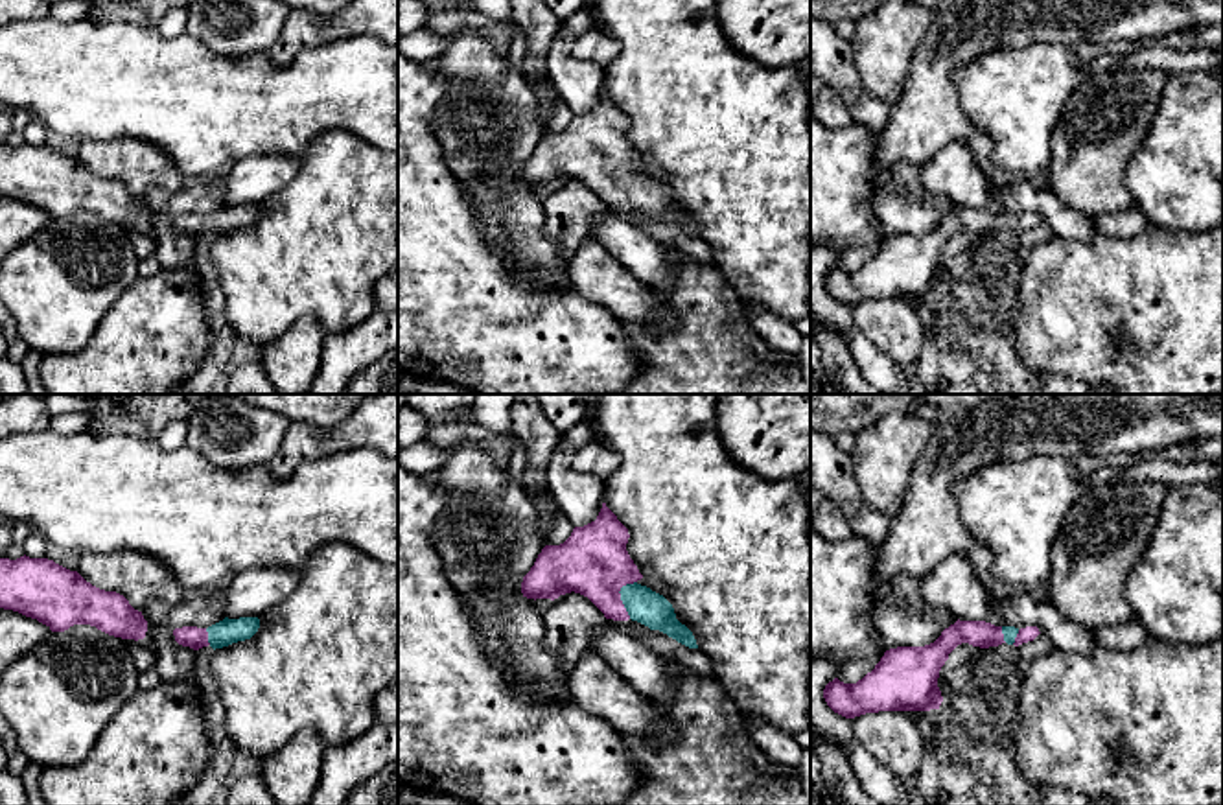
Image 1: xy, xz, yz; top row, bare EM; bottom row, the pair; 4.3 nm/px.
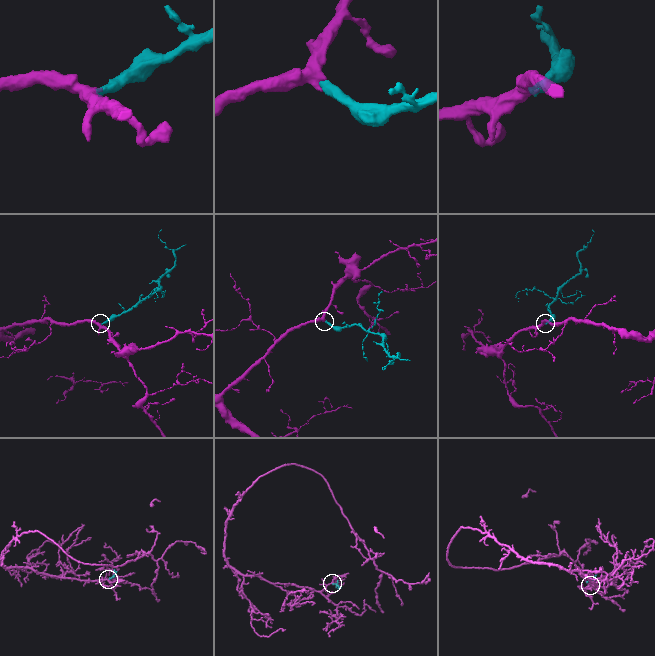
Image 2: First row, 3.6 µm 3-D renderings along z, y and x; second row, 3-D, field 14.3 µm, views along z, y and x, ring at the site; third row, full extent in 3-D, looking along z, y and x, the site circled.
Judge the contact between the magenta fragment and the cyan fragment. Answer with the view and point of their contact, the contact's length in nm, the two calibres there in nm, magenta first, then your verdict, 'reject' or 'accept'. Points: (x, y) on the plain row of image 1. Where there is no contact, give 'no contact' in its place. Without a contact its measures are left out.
xz (619, 183) | 170 nm | 300/150 nm | accept

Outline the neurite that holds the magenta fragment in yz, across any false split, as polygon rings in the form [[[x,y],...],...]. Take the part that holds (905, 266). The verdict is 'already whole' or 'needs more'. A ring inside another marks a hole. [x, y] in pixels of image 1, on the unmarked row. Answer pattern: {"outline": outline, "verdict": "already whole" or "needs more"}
{"outline": [[[958,206],[930,232],[886,238],[875,256],[856,271],[834,265],[825,273],[823,286],[834,300],[845,306],[879,298],[939,297],[943,289],[938,274],[939,258],[958,232],[989,236],[1008,230],[1019,234],[1039,221],[1037,214],[1019,217]]], "verdict": "needs more"}

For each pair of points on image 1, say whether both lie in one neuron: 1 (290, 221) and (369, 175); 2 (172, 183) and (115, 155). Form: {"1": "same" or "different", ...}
{"1": "same", "2": "same"}

